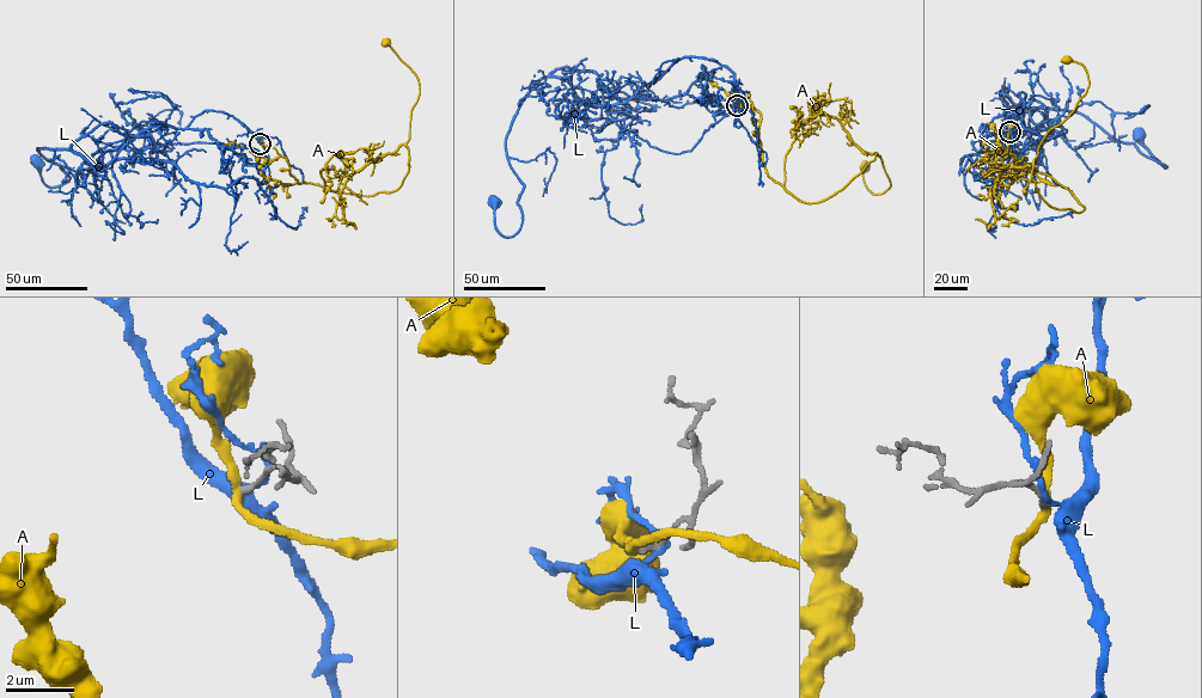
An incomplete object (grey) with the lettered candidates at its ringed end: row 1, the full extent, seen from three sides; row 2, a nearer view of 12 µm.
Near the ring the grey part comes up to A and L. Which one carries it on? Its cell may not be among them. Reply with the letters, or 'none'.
none

